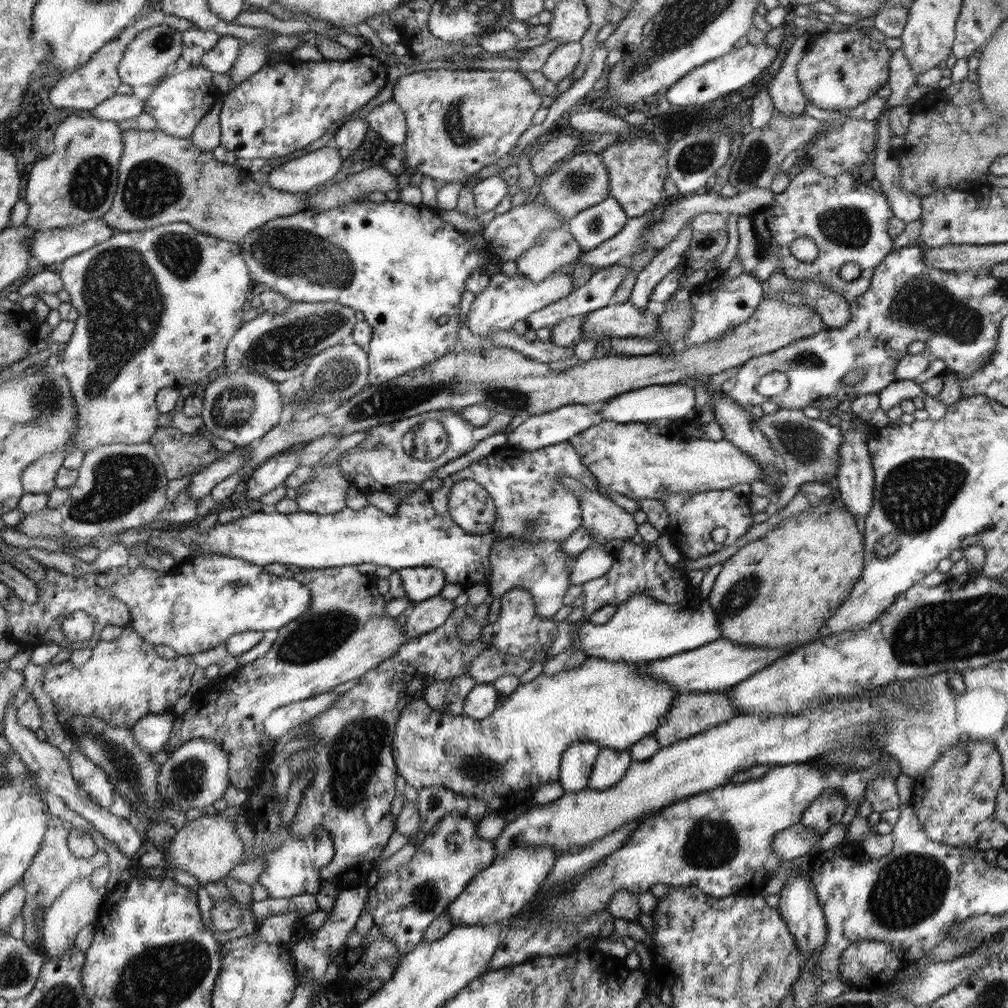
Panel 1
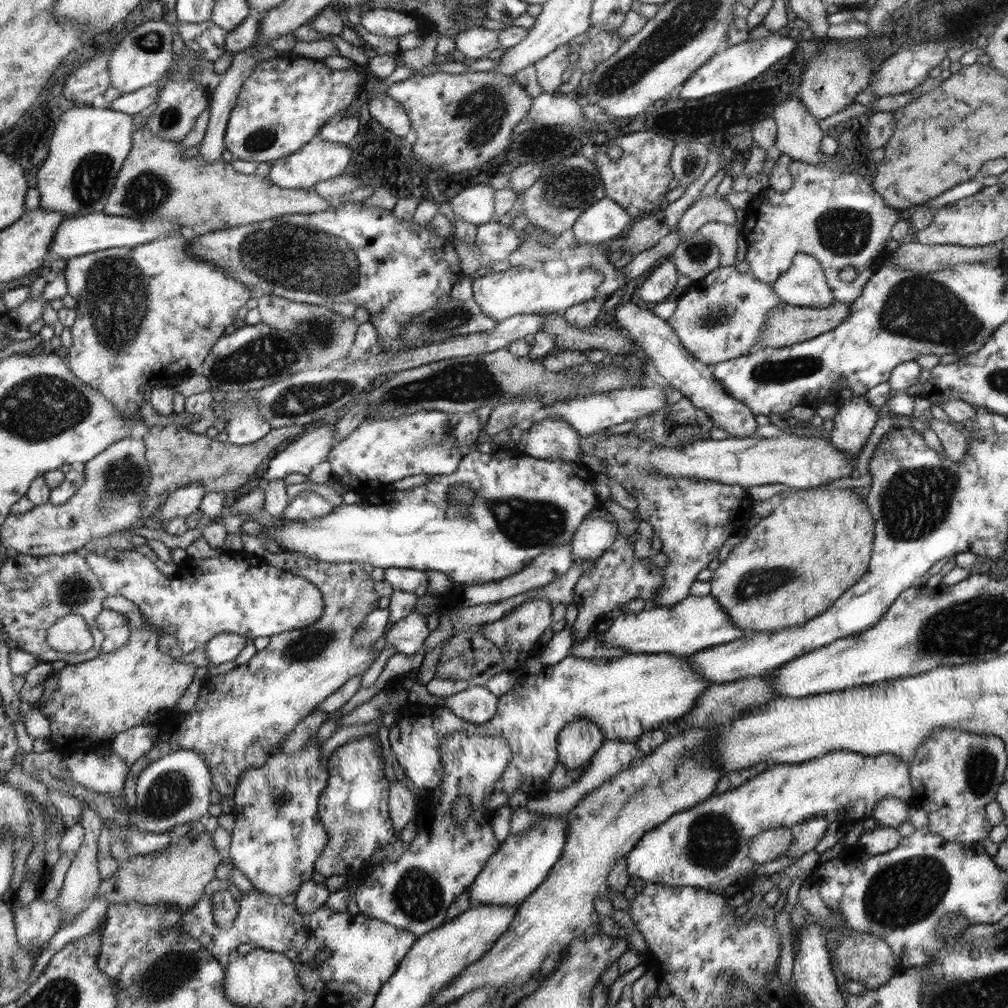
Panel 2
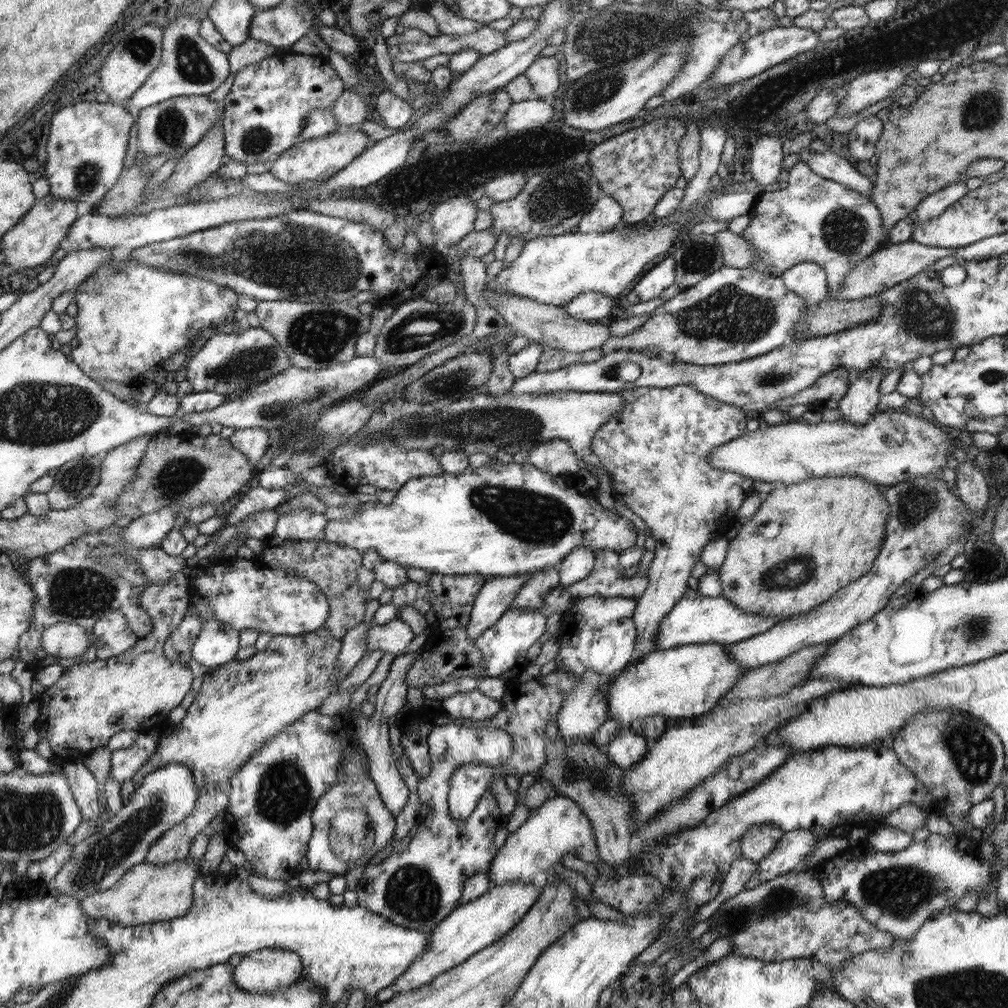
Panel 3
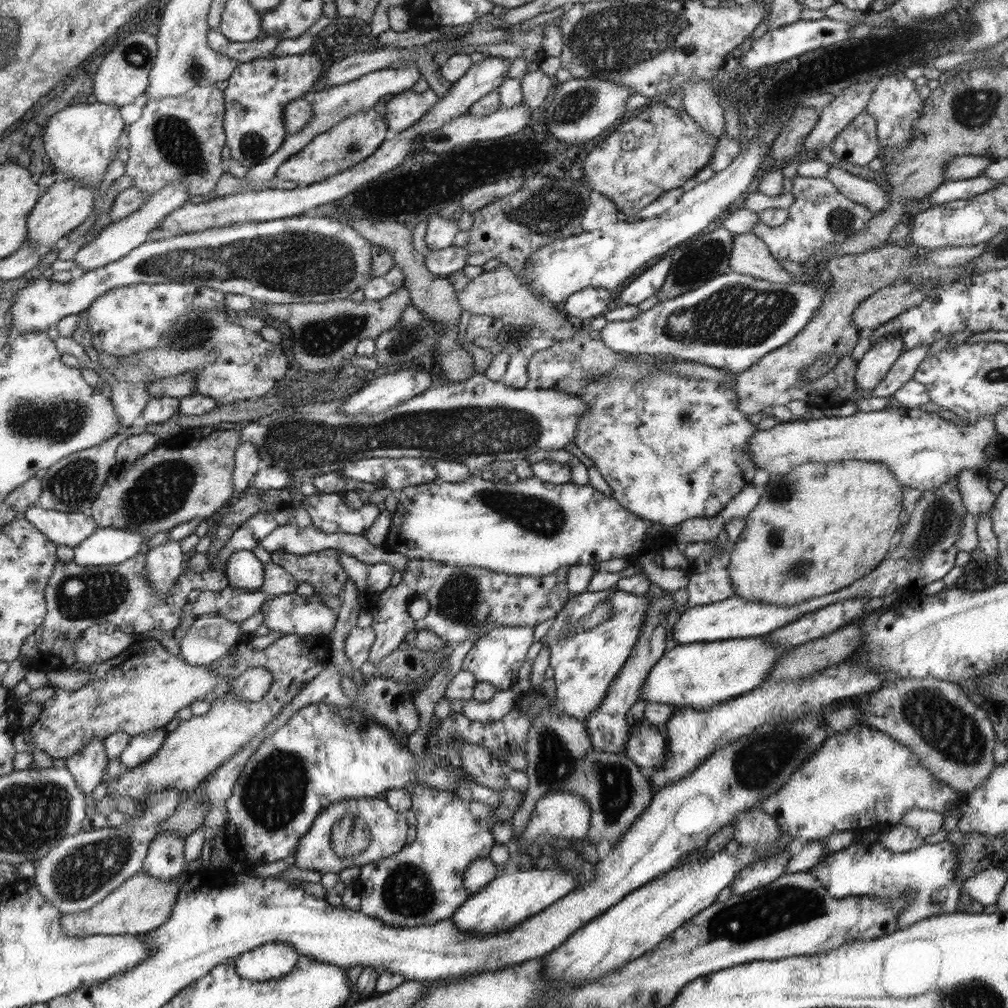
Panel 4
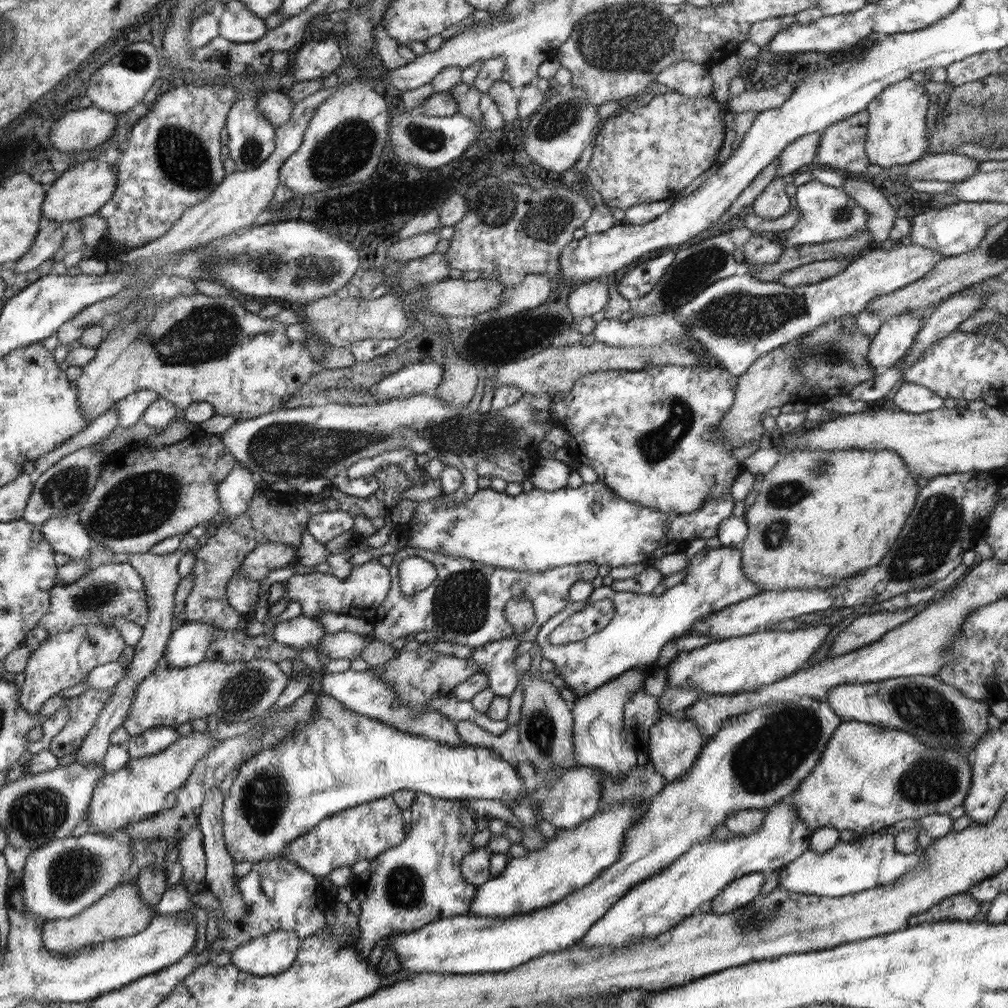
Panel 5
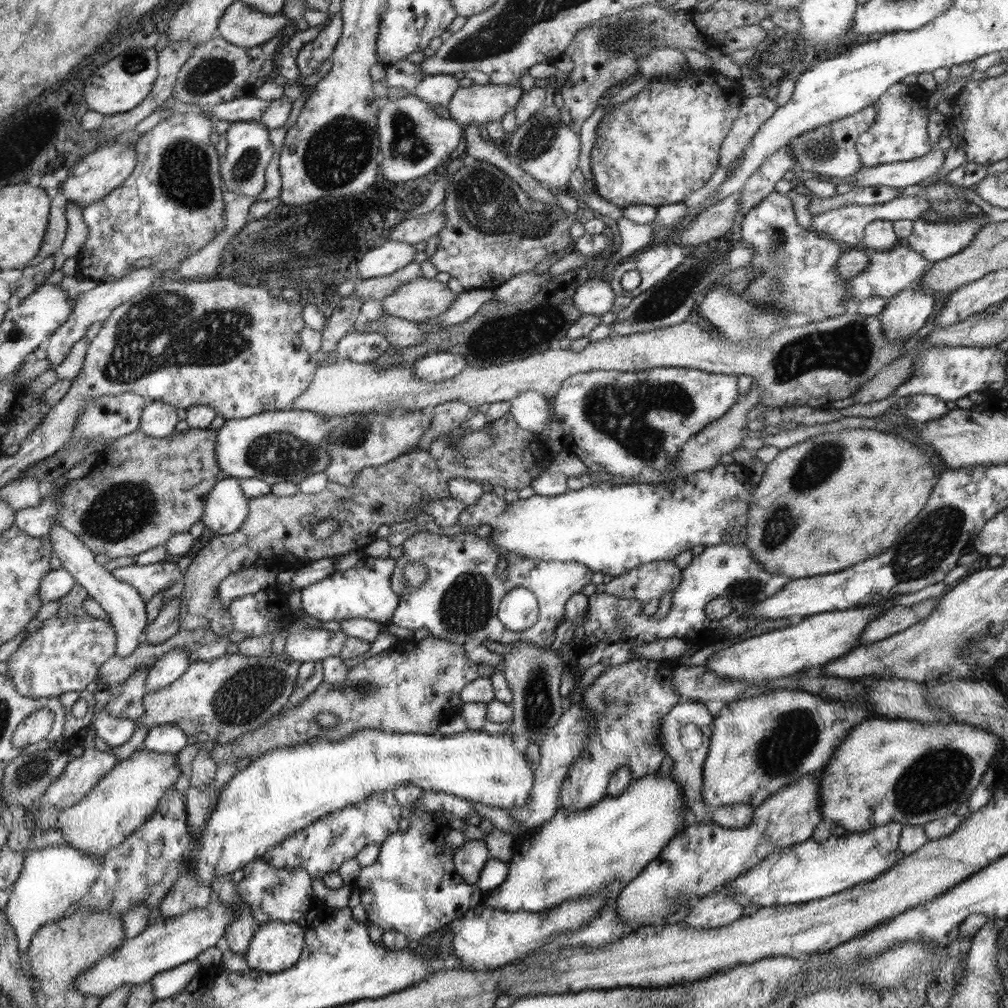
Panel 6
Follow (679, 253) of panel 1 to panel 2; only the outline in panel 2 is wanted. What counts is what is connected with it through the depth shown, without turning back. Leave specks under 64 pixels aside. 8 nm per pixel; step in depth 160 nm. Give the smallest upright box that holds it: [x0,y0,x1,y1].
[677,194,736,237]

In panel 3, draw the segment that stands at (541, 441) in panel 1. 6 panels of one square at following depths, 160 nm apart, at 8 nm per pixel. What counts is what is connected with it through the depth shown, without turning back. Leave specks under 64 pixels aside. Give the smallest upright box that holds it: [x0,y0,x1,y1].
[528,439,583,475]

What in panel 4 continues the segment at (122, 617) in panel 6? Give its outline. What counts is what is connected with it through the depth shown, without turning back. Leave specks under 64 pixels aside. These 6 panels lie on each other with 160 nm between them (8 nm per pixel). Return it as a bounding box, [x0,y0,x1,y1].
[23,505,97,548]

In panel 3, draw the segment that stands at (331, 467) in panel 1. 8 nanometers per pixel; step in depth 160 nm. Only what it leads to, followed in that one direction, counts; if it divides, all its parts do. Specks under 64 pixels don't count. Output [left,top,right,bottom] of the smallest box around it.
[272,509,327,541]

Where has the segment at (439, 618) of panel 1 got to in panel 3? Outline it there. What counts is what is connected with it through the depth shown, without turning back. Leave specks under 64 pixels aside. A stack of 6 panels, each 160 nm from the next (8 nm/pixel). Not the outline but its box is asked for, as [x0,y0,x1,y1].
[367,619,415,655]

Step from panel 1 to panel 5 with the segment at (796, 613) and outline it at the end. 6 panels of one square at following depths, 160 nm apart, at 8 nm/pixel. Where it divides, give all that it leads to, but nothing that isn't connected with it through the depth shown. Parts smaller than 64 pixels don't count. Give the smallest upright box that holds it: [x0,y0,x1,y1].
[742,448,918,592]

